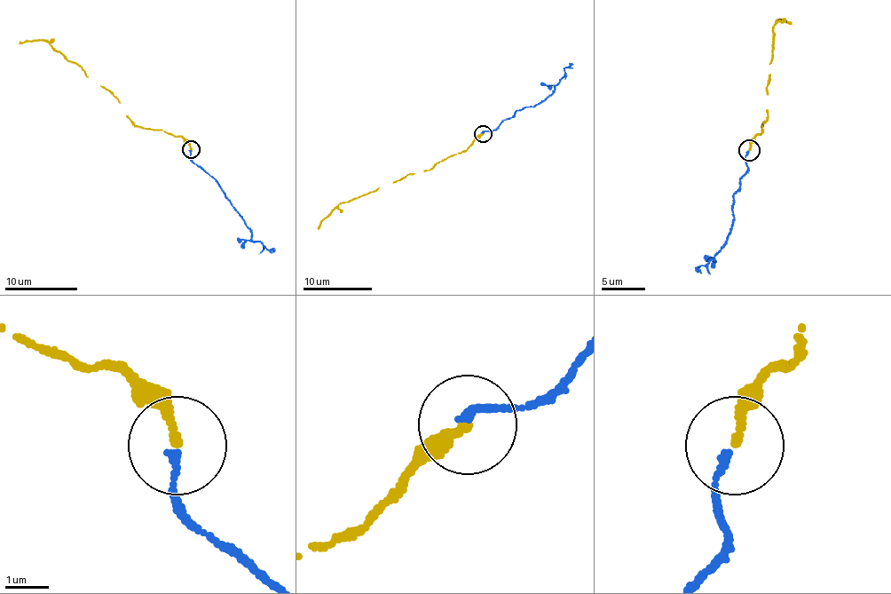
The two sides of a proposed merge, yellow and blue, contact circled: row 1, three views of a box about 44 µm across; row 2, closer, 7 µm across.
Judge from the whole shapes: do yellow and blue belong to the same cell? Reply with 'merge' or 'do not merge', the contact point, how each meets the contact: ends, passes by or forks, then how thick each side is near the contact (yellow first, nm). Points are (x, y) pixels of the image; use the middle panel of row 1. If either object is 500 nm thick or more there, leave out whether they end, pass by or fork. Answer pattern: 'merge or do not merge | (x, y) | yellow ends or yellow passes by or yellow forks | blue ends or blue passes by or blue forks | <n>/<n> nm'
merge | (483, 133) | yellow ends | blue ends | 180/160 nm

